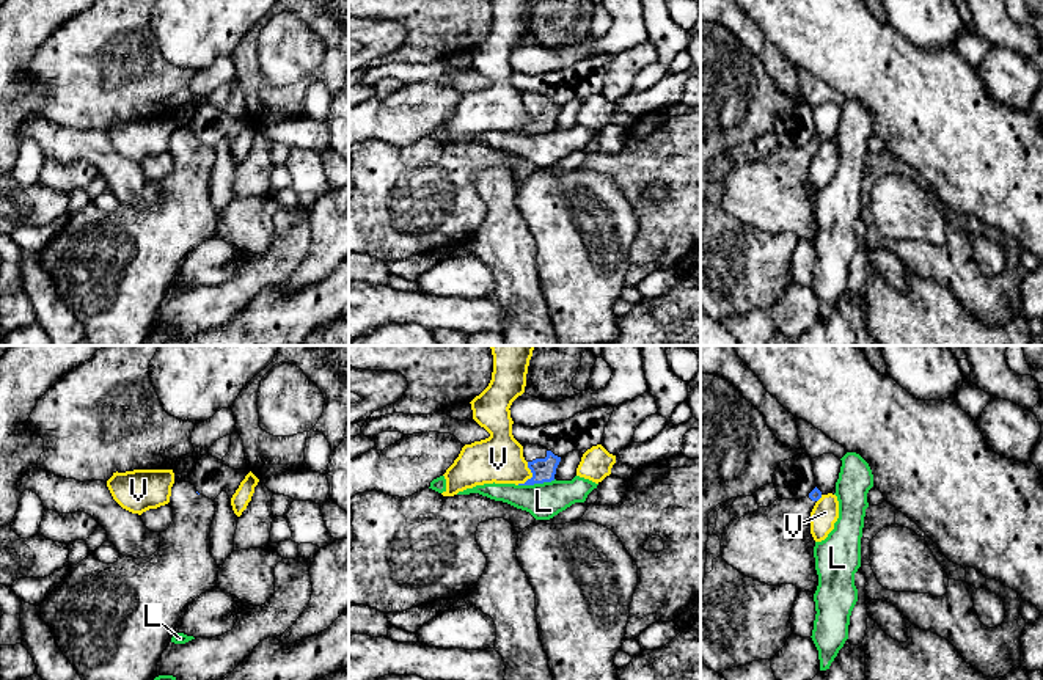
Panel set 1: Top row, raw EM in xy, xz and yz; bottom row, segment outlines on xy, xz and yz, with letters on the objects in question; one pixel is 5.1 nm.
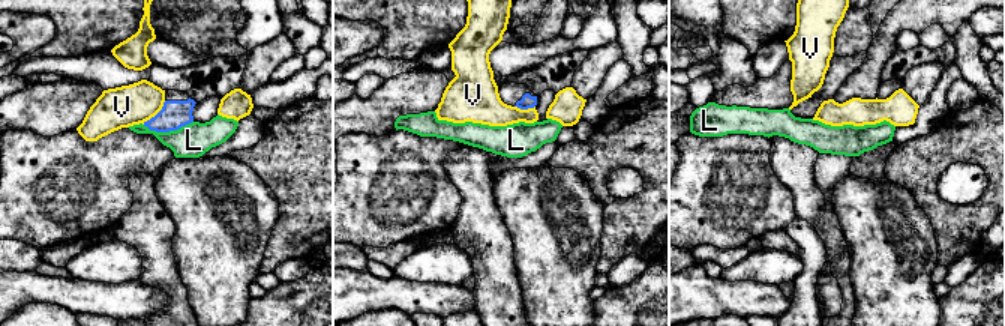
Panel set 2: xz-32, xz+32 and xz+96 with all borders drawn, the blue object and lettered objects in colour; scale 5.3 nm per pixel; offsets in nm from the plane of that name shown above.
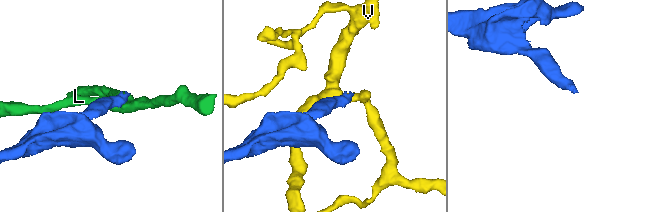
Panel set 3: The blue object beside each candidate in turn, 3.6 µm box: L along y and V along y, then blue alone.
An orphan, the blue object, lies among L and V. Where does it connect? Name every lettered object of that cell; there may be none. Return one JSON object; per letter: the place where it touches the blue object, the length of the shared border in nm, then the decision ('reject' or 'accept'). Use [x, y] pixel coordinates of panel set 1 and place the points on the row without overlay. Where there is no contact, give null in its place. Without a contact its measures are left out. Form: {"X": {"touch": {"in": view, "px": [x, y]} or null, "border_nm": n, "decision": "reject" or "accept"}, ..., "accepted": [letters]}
{"L": {"touch": {"in": "xz", "px": [536, 131]}, "border_nm": 190, "decision": "reject"}, "V": {"touch": {"in": "xz", "px": [533, 124]}, "border_nm": 130, "decision": "reject"}, "accepted": []}

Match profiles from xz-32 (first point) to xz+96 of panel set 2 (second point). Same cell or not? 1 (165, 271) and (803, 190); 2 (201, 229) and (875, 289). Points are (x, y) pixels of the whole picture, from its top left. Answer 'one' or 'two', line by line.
1: one
2: one

